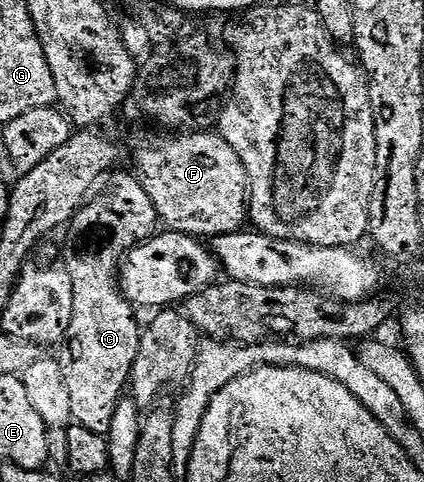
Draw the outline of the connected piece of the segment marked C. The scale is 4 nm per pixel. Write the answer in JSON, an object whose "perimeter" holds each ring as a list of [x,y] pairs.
{"perimeter":[[[132,173],[116,174],[112,175],[113,187],[106,194],[98,193],[92,200],[86,201],[69,223],[67,227],[69,243],[66,244],[65,255],[63,255],[63,261],[71,272],[73,289],[71,328],[67,328],[67,336],[59,350],[63,380],[67,380],[67,388],[71,391],[73,422],[83,428],[91,428],[91,432],[104,435],[110,433],[113,417],[117,414],[117,401],[120,400],[121,393],[124,390],[126,393],[130,385],[135,356],[139,352],[141,343],[142,327],[137,326],[137,318],[133,315],[135,313],[133,303],[127,301],[121,292],[119,271],[126,254],[142,242],[148,242],[159,230],[155,204],[151,204],[151,196],[147,196],[140,181]]]}

